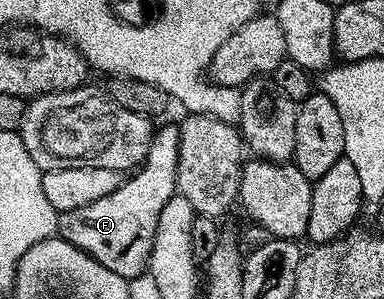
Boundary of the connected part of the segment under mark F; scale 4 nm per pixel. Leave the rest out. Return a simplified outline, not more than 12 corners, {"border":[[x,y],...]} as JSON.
{"border":[[177,123],[112,194],[57,235],[128,281],[145,273],[178,187]]}

